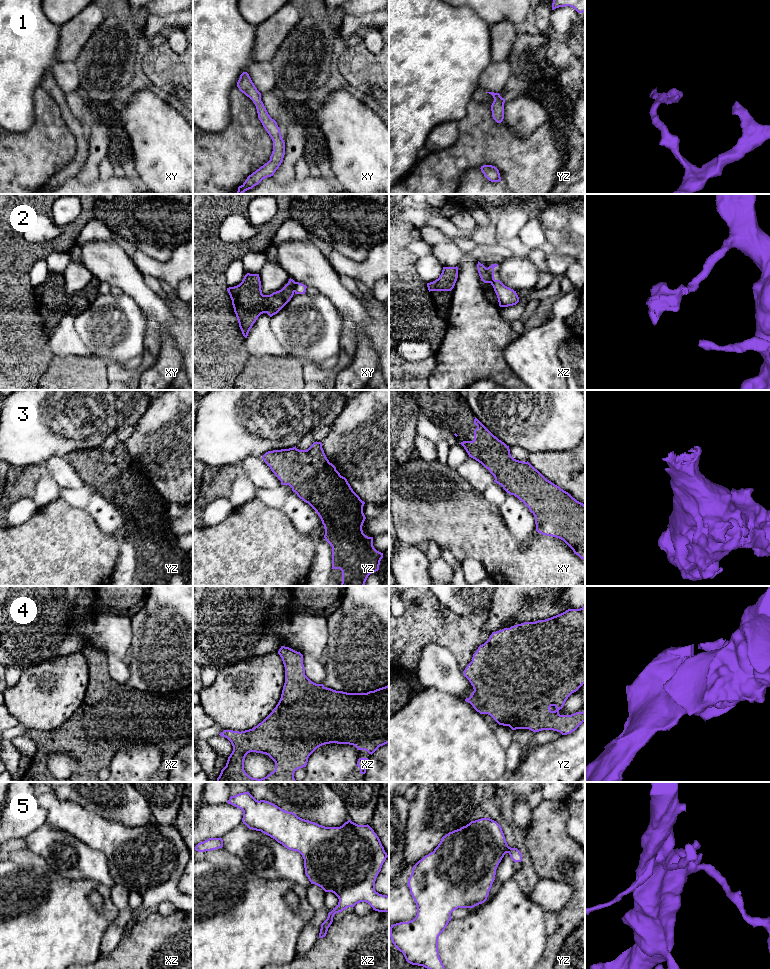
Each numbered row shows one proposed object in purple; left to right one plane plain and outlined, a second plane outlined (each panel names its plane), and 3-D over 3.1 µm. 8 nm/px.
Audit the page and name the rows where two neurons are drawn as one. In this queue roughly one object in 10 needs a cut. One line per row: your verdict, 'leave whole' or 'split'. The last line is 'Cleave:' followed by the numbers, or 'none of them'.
1: leave whole
2: split
3: leave whole
4: leave whole
5: leave whole
Cleave: 2

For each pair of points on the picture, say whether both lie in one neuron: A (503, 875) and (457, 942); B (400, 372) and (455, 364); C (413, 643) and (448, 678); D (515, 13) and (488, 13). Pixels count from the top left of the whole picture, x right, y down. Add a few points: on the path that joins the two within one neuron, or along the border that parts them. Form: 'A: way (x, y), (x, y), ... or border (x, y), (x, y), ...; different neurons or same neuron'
A: border (512, 876), (501, 884); different neurons
B: border (434, 357), (435, 368), (428, 379); different neurons
C: border (445, 647), (427, 644), (421, 653), (416, 675); different neurons
D: way (508, 13), (495, 13); same neuron

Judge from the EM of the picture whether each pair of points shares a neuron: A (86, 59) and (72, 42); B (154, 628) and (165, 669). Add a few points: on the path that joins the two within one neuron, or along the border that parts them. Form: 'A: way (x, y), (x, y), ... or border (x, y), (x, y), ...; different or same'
A: border (93, 32), (74, 61); different
B: way (164, 638), (165, 659); same

